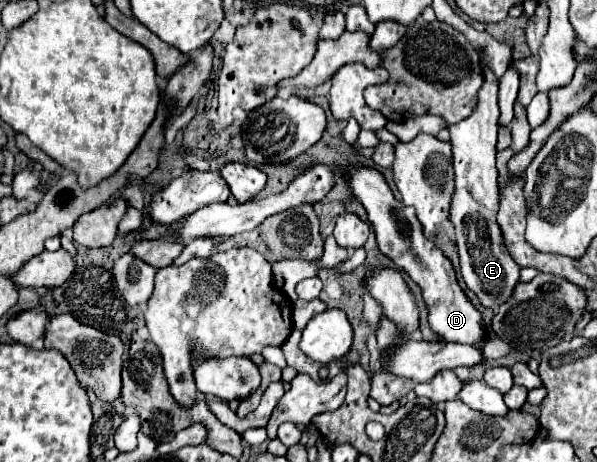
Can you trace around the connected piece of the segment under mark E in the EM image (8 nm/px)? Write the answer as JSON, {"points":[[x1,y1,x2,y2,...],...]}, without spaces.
{"points":[[485,69,485,85,479,93,479,105,467,119,447,125,435,115,421,115,405,123,387,123,387,129,395,133,401,141,412,141,419,133,436,136,442,129,451,133,453,145,453,167,455,167,455,195,451,205,451,223,457,233,457,247,461,257,461,275,471,291,477,293,479,302,493,310,503,305,515,291,519,283,519,265,511,259,503,243,503,233,497,223,499,209,499,187,497,187,497,167,495,167,495,145,497,145,497,77,493,71]]}

